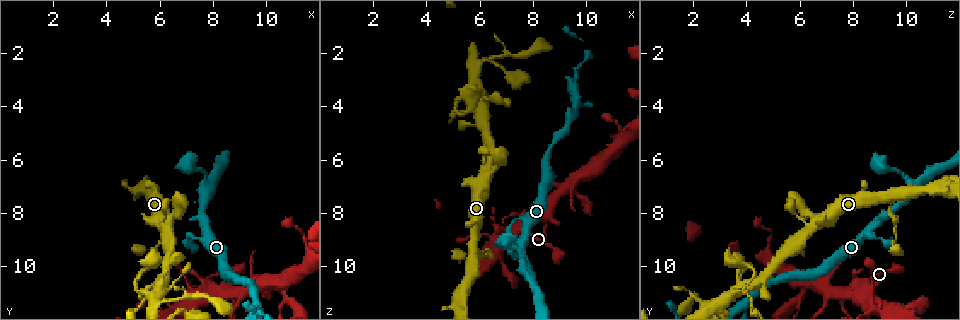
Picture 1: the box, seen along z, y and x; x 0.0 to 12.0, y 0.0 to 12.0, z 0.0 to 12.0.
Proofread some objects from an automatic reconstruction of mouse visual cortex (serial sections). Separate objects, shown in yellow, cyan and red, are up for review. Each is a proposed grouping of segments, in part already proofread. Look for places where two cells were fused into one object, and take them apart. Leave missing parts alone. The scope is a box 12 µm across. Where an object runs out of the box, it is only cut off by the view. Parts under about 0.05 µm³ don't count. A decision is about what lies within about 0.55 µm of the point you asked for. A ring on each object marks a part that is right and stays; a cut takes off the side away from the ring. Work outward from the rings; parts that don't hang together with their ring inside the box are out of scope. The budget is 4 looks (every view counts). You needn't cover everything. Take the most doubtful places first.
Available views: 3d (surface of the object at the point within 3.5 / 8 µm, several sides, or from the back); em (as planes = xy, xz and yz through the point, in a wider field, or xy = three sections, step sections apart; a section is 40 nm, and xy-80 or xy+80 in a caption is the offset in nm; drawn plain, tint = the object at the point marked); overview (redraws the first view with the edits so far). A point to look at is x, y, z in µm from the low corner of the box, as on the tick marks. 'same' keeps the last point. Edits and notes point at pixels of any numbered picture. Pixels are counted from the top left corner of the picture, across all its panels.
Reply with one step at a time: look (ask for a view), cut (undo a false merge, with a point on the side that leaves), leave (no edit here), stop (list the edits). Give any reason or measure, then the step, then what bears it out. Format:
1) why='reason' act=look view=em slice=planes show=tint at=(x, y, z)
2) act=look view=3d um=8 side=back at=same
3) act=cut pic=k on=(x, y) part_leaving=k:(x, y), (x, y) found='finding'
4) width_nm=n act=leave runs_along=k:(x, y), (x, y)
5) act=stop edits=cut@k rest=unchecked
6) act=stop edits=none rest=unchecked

why='thin arm on a thick one' act=look view=em slice=xy step=1 show=tint at=(8.8, 10.9, 7.6)

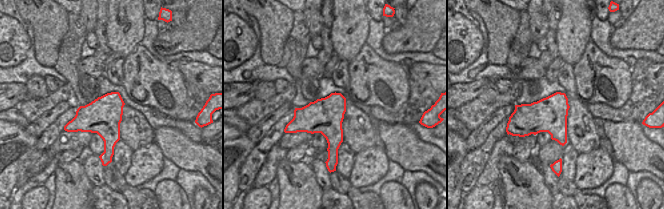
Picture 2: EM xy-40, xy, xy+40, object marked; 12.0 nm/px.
why='wider look' act=look view=3d um=3.5 at=same

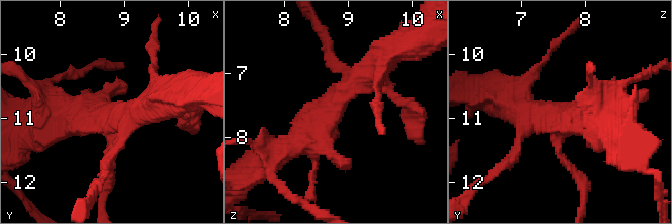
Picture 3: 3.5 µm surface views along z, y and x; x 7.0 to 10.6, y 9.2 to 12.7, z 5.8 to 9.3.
arms=4 arm_widths_nm=150,250,350,400 act=leave runs_along=3:(278, 154), (376, 64) found='one cell here'

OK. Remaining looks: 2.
why='calibre changes' act=look view=3d um=3.5 at=(6.2, 10.4, 3.7)

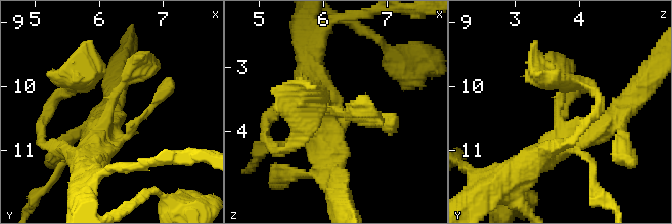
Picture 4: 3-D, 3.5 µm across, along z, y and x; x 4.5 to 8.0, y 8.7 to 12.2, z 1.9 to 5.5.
act=look view=em slice=planes show=tint at=(6.15, 10.25, 3.70)

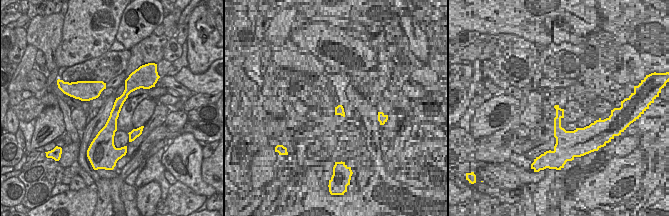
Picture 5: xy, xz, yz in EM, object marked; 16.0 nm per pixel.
act=leave runs_along=5:(128, 84), (112, 119), (109, 143) found='continuous, no second cell'

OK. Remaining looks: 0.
act=stop edits=none rest=unchecked

